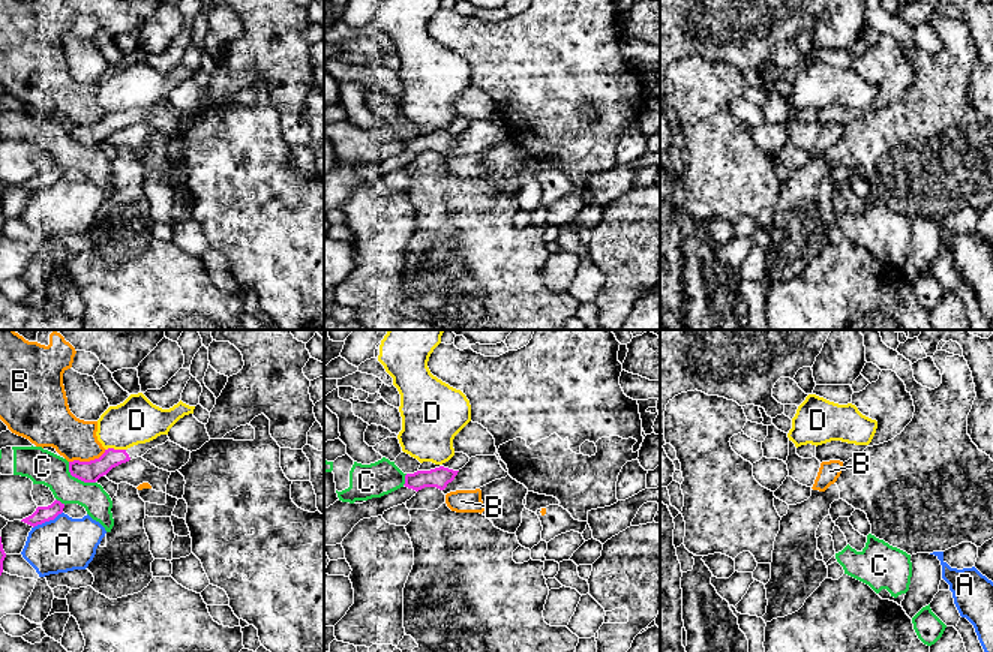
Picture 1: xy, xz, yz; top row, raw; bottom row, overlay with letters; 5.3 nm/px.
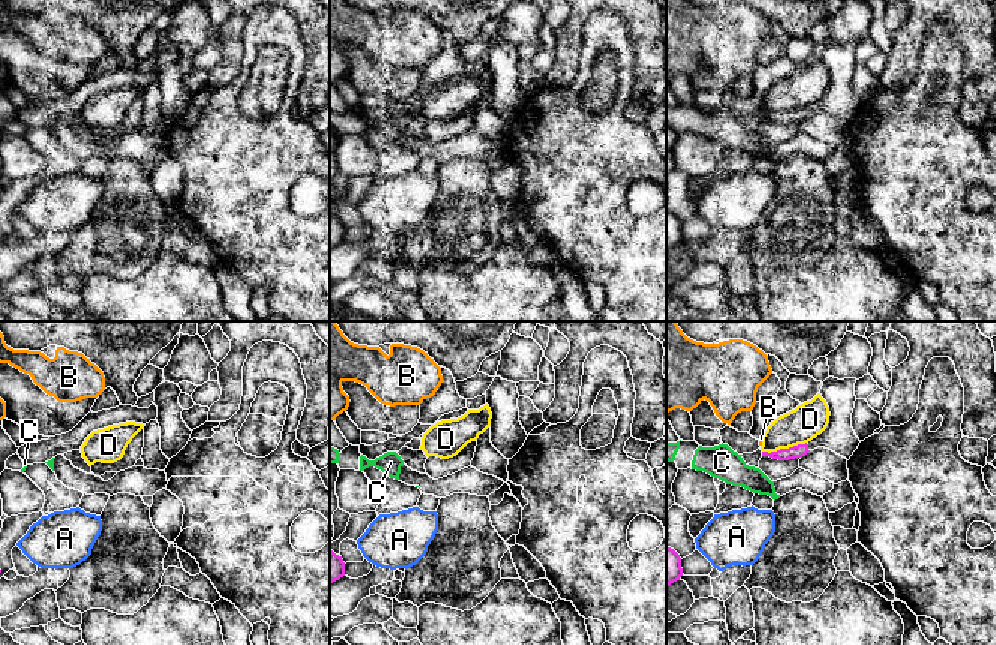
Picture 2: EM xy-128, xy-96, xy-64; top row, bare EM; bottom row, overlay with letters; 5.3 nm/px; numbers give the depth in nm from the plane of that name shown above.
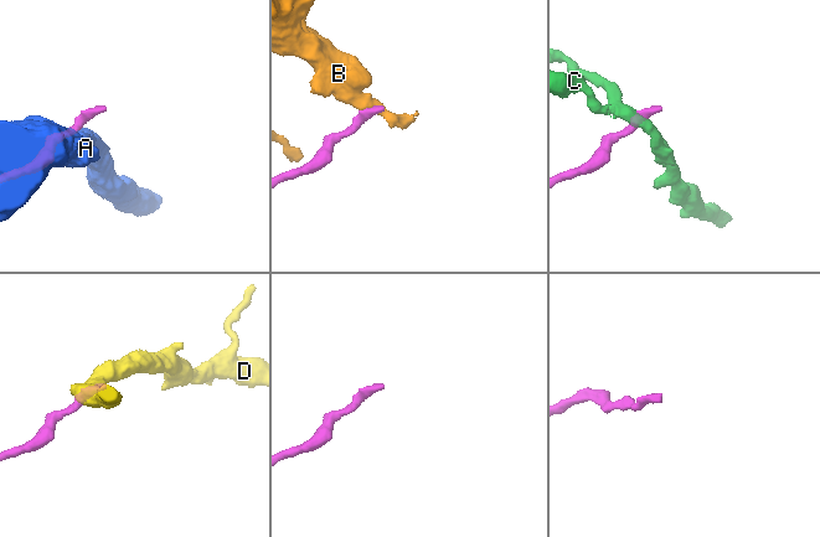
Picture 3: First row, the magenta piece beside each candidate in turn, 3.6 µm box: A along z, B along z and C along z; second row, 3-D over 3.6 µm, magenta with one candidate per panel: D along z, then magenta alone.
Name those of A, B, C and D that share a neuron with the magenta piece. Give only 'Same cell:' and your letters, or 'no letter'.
Same cell: no letter

